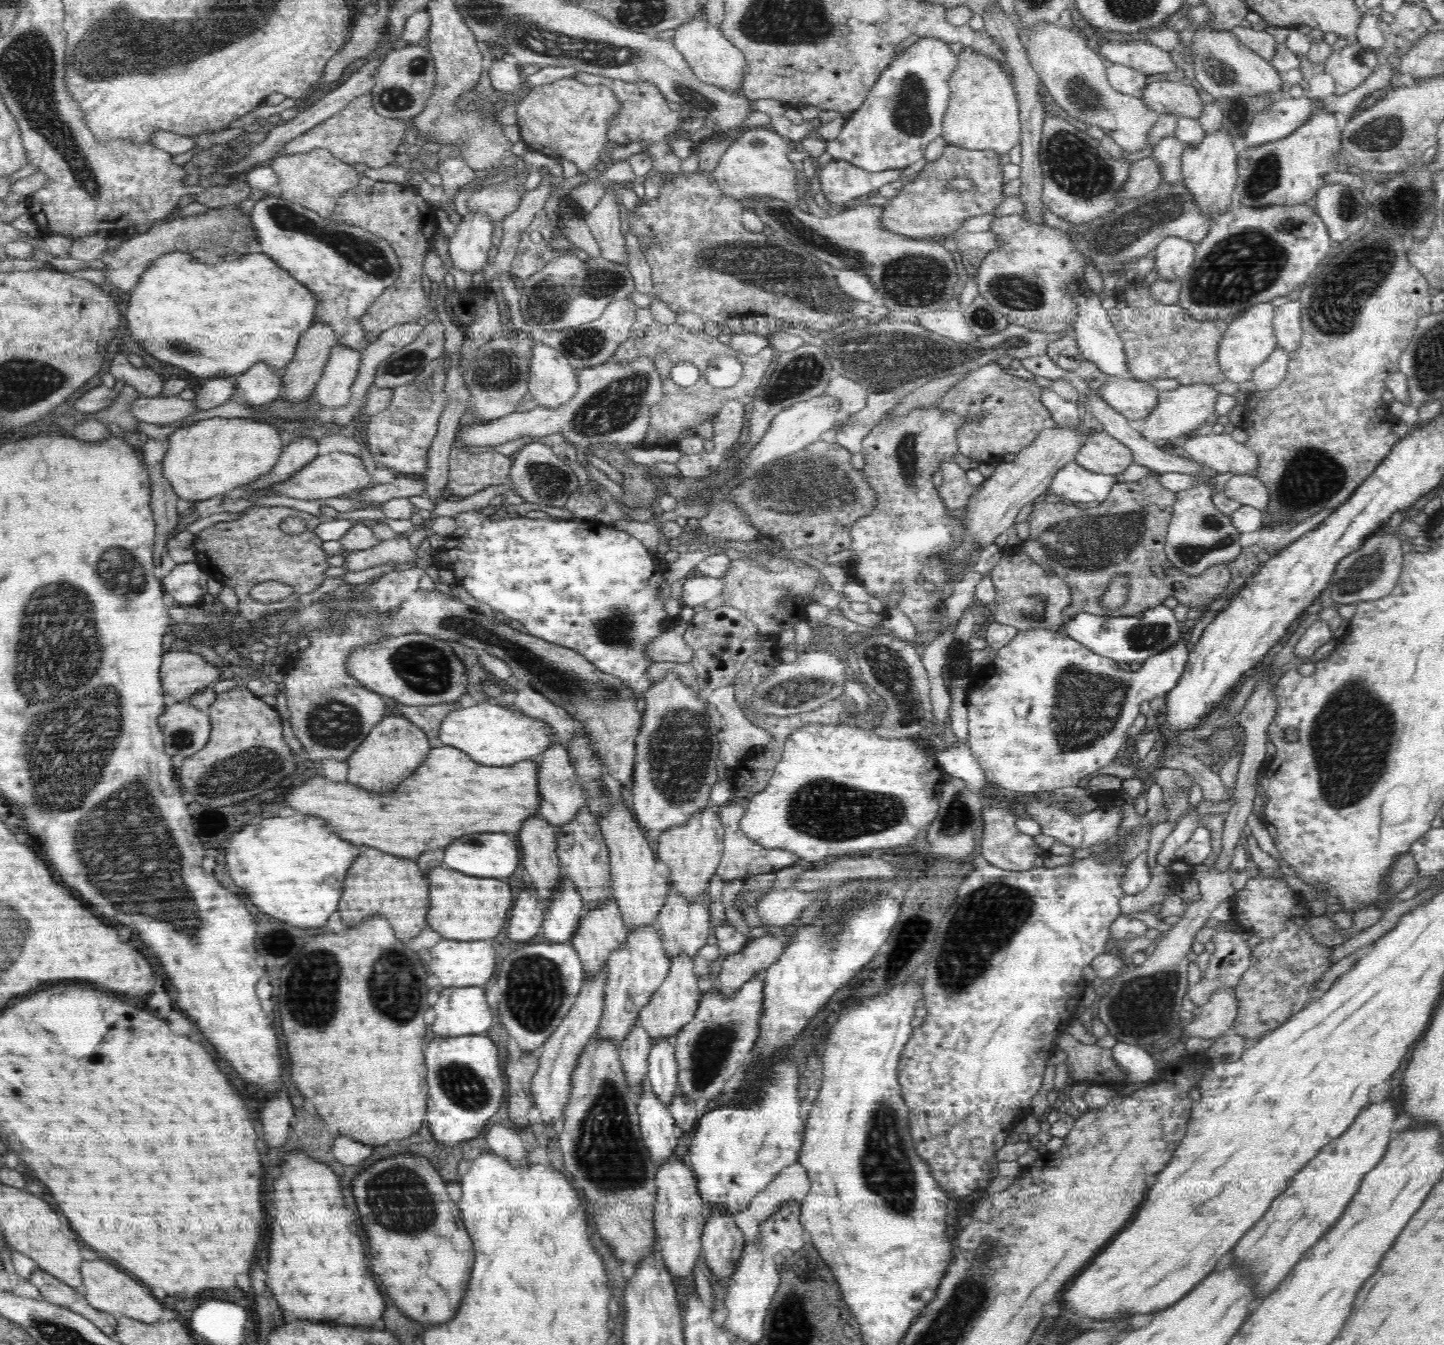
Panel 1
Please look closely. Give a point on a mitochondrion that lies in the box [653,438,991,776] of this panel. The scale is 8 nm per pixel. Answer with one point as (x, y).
(817, 485)

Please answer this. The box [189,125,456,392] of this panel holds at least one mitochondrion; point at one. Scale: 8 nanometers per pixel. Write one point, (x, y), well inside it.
(358, 250)

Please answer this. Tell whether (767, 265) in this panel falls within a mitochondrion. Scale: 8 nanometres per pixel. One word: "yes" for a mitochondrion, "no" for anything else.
yes

